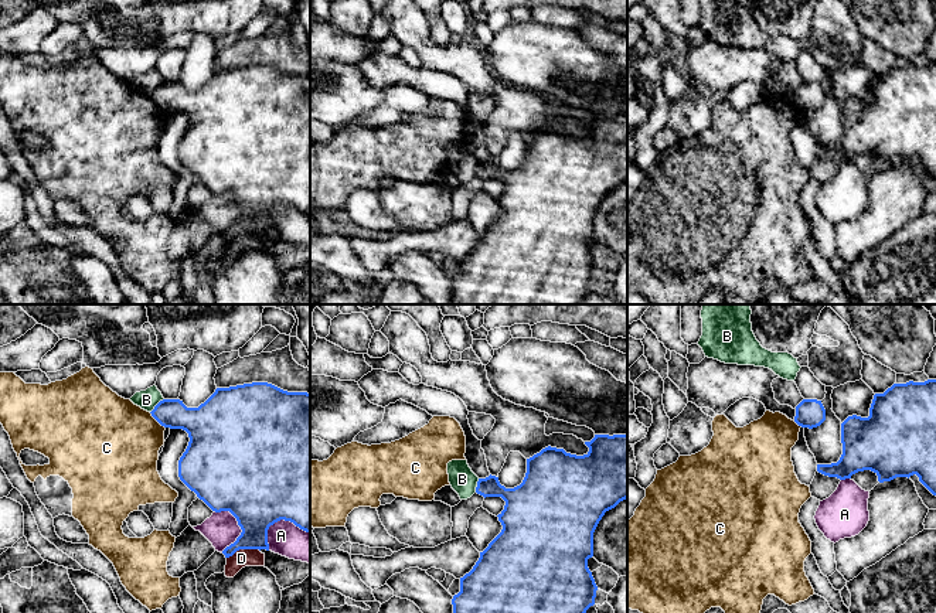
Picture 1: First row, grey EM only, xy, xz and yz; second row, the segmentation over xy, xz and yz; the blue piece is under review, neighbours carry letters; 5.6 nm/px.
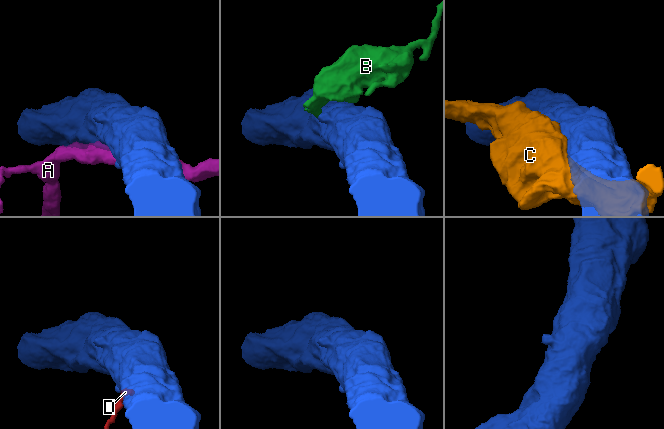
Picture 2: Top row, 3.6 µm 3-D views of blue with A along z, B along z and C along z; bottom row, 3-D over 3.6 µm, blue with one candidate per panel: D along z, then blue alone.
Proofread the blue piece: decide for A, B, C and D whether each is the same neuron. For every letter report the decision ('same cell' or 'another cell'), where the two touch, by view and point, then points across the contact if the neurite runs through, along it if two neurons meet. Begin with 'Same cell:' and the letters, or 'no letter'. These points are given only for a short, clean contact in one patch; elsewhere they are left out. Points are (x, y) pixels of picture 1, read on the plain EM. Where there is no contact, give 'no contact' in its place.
Same cell: no letter
A: another cell | xy (278, 203)
B: another cell | xy (156, 88) | along xy (163, 81), (150, 95)
C: another cell | xy (157, 104)
D: another cell | xy (242, 231) | along xy (259, 232), (237, 232), (227, 241)

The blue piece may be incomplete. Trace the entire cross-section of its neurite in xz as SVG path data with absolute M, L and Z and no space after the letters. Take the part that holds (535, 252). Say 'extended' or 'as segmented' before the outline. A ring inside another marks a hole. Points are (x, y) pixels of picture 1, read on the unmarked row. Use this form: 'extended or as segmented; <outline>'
as segmented; M595 118L590 125L585 125L589 134L583 139L566 136L564 132L545 130L540 136L527 142L527 156L523 166L514 171L506 171L498 160L489 159L479 161L476 176L486 180L501 180L506 184L504 193L497 198L503 208L501 215L480 235L480 241L473 252L460 260L460 275L453 279L452 304L582 304L586 293L595 287L598 269L588 251L588 242L593 239L593 215L606 194L615 191L627 181L627 118Z

